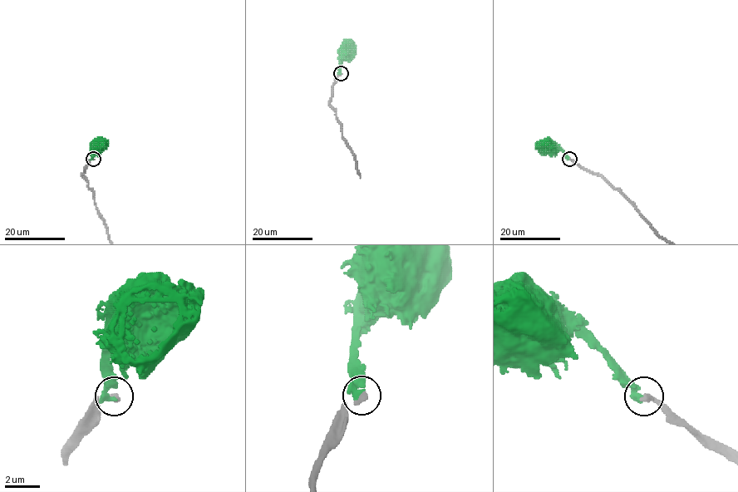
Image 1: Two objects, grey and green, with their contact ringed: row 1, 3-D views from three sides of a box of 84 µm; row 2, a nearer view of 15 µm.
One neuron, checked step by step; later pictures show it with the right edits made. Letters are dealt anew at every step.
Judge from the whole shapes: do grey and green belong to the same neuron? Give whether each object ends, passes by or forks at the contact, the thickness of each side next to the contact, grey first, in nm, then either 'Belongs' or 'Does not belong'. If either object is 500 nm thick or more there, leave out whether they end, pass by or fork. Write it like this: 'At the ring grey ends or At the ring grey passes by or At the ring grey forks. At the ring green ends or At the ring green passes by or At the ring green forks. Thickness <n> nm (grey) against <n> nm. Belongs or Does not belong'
At the ring grey ends. At the ring green ends. Thickness 340 nm (grey) against 360 nm. Belongs

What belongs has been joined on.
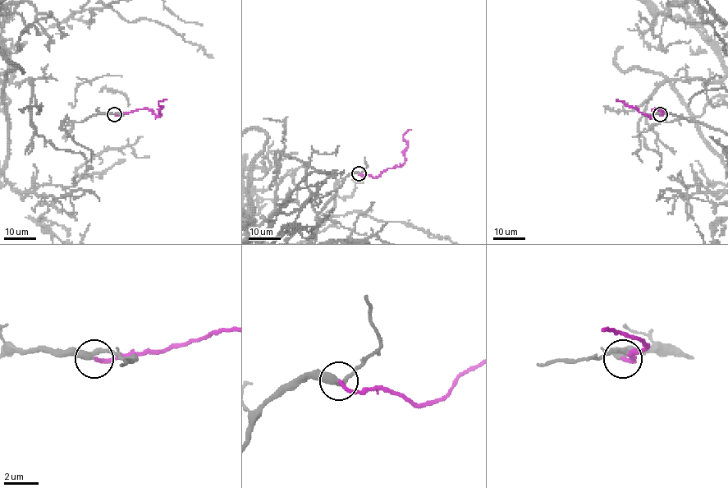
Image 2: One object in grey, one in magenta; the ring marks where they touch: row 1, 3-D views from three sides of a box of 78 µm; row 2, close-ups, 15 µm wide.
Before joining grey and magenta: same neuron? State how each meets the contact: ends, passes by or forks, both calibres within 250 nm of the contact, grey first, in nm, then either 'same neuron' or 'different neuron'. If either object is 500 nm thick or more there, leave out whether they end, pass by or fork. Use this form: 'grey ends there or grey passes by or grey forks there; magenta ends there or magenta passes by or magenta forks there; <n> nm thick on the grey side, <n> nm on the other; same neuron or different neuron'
grey passes by; magenta ends there; 360 nm thick on the grey side, 220 nm on the other; same neuron

